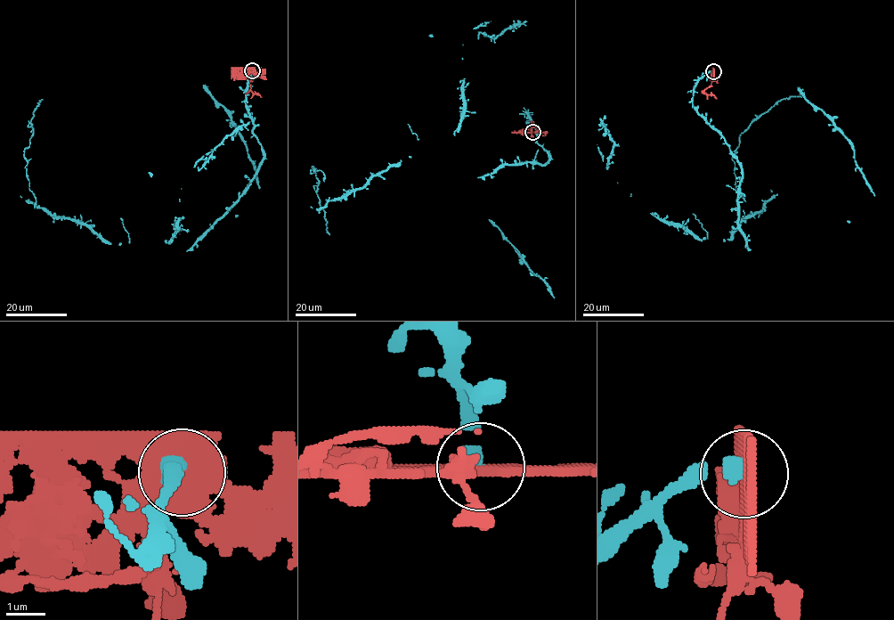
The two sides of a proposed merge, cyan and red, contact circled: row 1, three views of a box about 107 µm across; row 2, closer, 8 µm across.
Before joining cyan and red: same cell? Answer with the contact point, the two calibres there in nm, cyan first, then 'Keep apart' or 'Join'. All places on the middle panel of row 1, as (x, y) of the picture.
Place: (532, 132). Thickness 460 nm (cyan) against 420 nm. Keep apart

